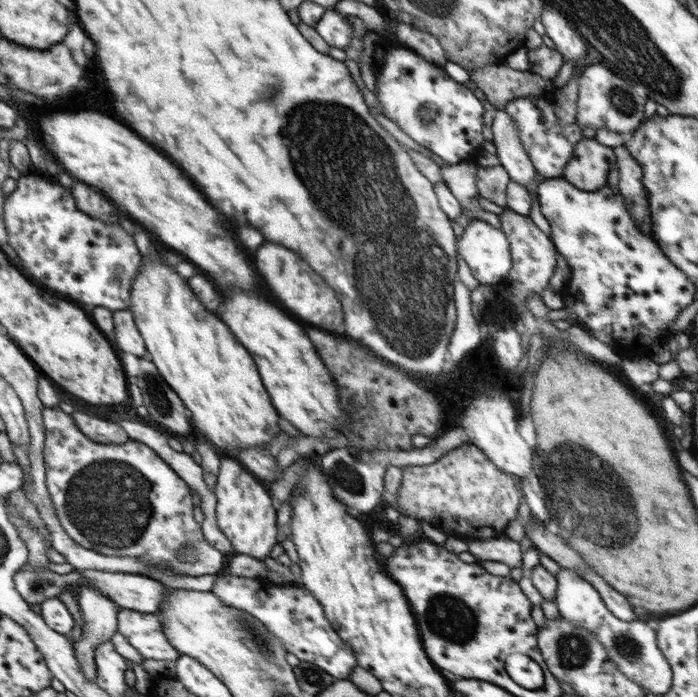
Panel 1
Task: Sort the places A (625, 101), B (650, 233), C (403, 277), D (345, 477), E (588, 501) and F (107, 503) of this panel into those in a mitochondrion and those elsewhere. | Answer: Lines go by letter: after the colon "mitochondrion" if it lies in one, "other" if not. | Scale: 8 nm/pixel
A: mitochondrion
B: other
C: mitochondrion
D: mitochondrion
E: mitochondrion
F: mitochondrion

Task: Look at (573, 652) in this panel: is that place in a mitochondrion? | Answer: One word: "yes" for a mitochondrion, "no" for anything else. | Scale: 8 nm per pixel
yes

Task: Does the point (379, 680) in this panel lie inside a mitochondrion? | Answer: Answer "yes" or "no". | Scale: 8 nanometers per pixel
no

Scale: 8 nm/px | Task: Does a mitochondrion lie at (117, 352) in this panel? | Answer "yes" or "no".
no

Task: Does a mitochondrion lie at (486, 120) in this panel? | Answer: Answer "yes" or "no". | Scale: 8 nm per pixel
no

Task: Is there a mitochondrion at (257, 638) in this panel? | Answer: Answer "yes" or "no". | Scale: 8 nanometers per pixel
yes

